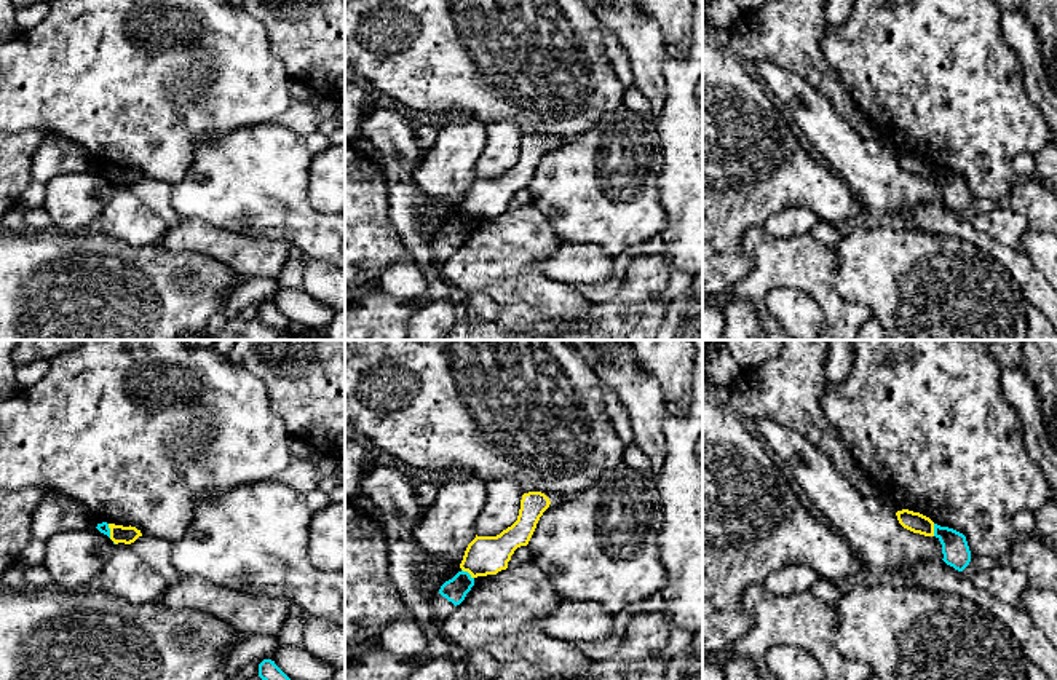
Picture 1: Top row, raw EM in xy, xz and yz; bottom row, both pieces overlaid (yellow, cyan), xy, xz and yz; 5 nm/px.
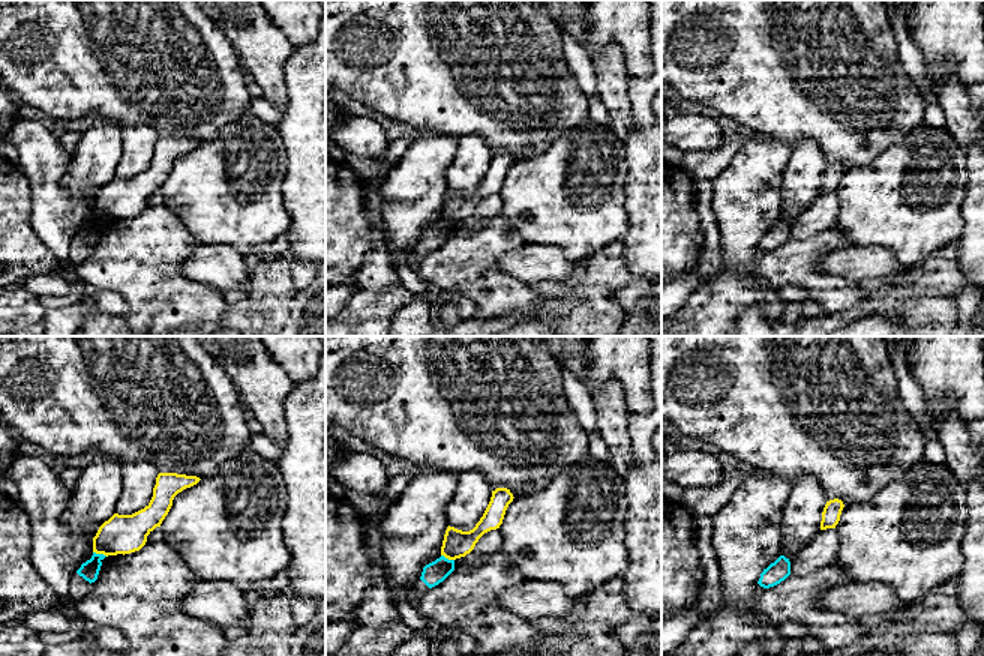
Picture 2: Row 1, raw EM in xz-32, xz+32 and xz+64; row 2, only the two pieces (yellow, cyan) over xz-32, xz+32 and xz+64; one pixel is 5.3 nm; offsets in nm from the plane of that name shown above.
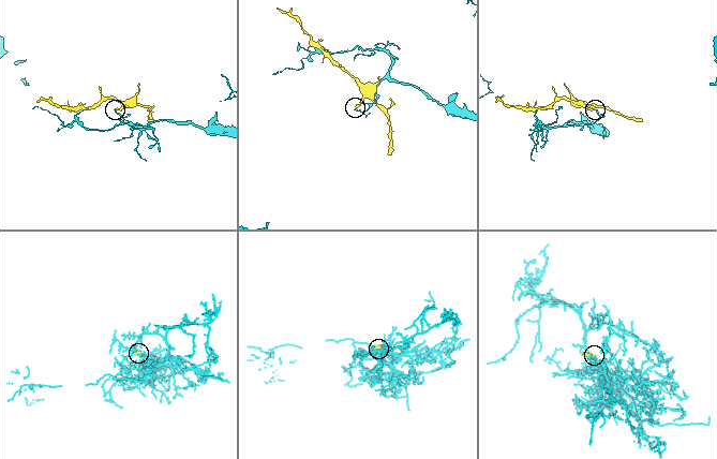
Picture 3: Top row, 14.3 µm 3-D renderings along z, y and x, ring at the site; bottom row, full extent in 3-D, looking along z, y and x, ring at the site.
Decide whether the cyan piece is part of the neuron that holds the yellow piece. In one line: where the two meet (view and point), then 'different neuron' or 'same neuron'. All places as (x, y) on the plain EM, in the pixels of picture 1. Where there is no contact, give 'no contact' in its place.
meets yellow in xz at (468, 214); different neuron

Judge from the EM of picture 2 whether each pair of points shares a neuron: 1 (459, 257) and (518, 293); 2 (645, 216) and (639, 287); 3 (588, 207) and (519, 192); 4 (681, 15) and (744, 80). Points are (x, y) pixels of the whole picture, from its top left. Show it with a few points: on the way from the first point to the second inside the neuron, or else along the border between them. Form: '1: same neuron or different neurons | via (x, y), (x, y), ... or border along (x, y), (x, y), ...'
1: same neuron | via (474, 273), (476, 279), (492, 285), (501, 293)
2: different neurons | border along (633, 276), (645, 279)
3: same neuron | via (572, 197), (542, 197), (536, 192)
4: same neuron | via (698, 32), (729, 63)

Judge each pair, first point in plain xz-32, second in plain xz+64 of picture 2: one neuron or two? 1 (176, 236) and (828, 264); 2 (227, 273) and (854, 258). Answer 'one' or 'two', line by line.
1: two
2: one

